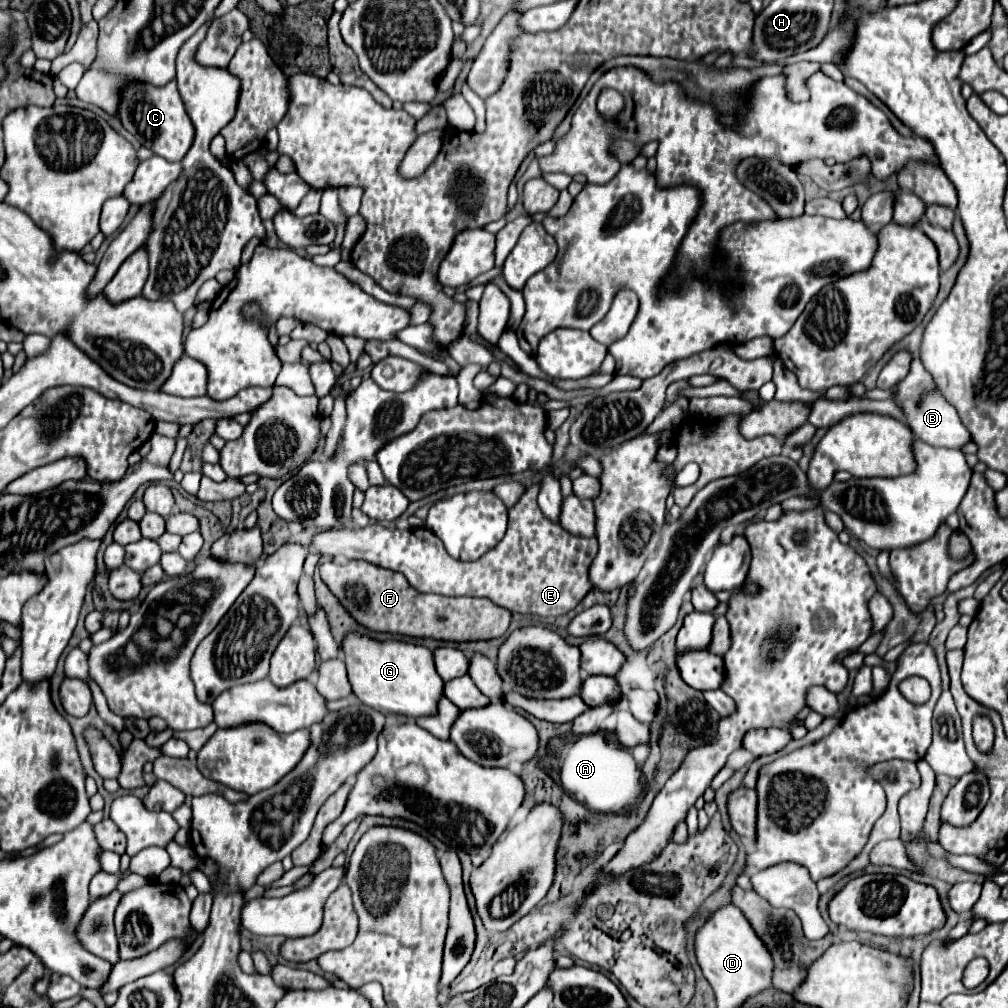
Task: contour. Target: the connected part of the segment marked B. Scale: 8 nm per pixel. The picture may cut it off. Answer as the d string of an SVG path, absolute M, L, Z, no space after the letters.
M914 356L914 360L912 360L910 374L898 384L896 400L900 400L900 406L904 408L904 414L906 414L906 424L912 428L912 432L918 436L918 440L922 440L930 446L956 448L956 450L960 450L964 444L968 444L972 440L968 428L964 428L964 424L960 422L956 410L934 390L932 378L924 370L918 356Z

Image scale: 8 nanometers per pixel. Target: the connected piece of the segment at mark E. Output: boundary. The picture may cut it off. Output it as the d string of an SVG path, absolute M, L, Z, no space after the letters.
M540 482L532 484L526 494L518 500L516 508L508 512L508 530L506 536L488 550L482 558L476 562L462 562L454 560L438 536L434 536L428 528L408 528L408 530L396 530L396 528L384 528L382 524L372 524L366 528L344 528L344 530L326 530L316 532L312 536L310 552L320 556L346 556L346 558L358 558L372 564L378 564L382 568L390 568L396 572L402 572L408 582L418 592L434 592L442 596L478 596L478 598L490 598L494 604L520 614L534 614L534 616L562 616L576 608L576 604L588 594L592 588L588 584L588 568L598 552L596 538L578 538L570 532L564 532L560 524L548 522L548 518L540 512L536 496L540 492Z

